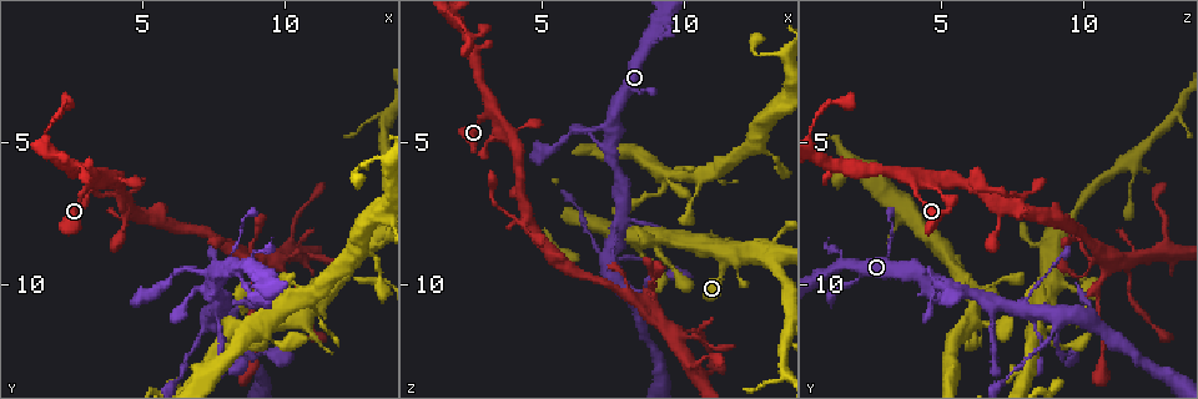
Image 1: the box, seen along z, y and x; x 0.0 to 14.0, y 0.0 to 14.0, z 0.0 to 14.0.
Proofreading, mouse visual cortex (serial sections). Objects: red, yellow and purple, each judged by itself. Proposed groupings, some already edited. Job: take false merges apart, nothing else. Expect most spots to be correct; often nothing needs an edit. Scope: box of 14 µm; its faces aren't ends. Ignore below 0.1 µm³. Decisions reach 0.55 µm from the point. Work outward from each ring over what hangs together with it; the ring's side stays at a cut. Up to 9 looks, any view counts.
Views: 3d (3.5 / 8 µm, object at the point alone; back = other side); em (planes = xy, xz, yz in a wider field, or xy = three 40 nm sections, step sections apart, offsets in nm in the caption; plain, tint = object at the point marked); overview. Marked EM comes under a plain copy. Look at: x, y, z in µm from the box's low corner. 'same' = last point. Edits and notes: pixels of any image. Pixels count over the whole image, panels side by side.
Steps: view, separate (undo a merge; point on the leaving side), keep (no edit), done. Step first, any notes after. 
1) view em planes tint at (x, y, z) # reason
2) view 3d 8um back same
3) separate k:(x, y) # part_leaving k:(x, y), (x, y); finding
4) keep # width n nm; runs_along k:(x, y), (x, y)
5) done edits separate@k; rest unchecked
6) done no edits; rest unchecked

view 3d 3.5um at (3.2, 6.4, 4.0) # a fork

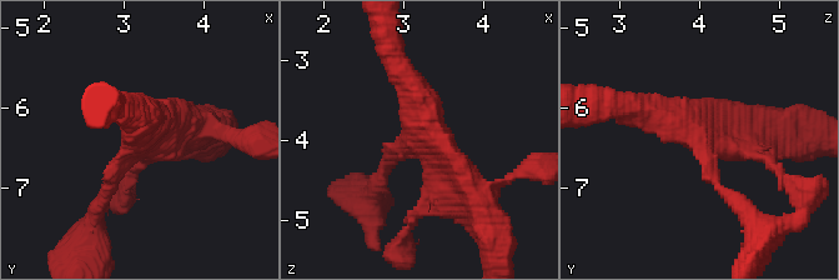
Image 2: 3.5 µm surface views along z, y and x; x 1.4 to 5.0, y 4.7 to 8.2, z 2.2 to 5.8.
view em xy step 5 tint at (3.20, 6.45, 4.00) # now the EM

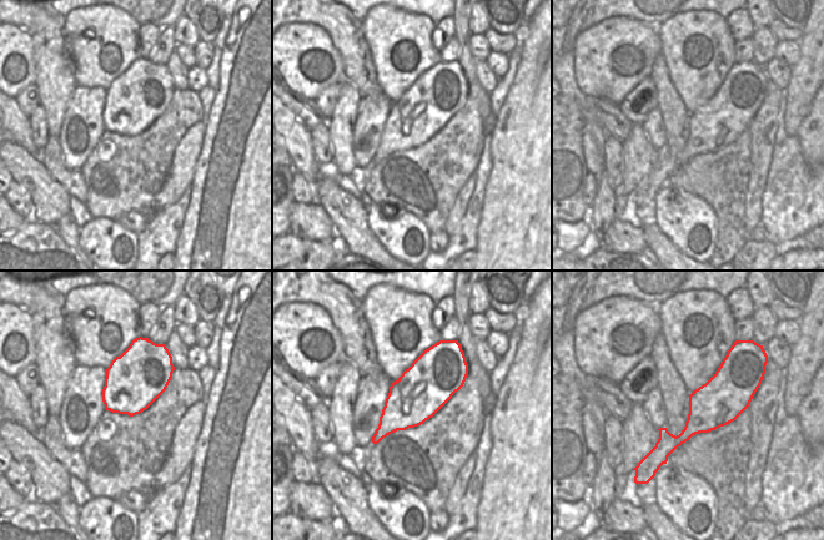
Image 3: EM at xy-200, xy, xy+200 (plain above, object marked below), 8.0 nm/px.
keep # runs_along 2:(100, 201), (142, 136), (200, 129); all the same cell

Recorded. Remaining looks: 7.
view 3d 3.5um at (4.4, 7.2, 7.7) # two arms in line, one across

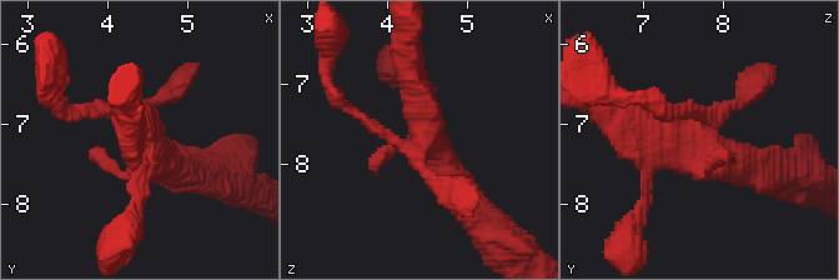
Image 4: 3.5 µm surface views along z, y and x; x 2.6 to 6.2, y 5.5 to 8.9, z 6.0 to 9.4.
view em xy step 5 tint at (4.50, 7.25, 7.70) # shape alone is not enough

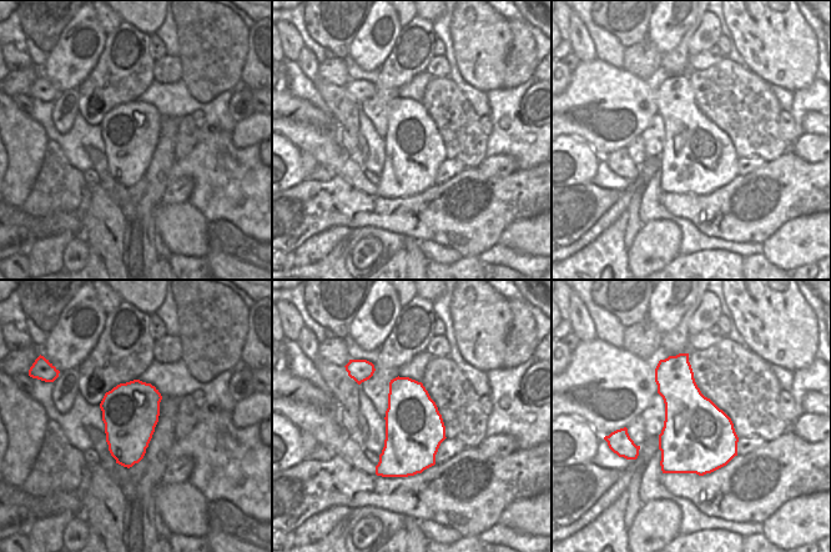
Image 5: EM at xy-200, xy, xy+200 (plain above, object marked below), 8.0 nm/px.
view em xy step 1 tint same

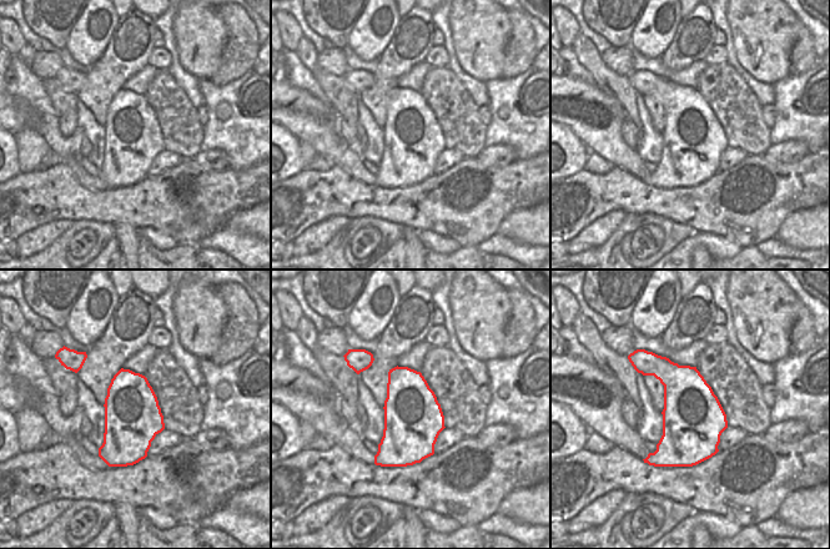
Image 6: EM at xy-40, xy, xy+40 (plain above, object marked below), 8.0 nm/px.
keep # runs_along 4:(407, 69), (430, 155), (461, 200); continuous, no second cell

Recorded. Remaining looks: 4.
view 3d 3.5um back at (7.5, 11.3, 9.3) # small branch off a trunk

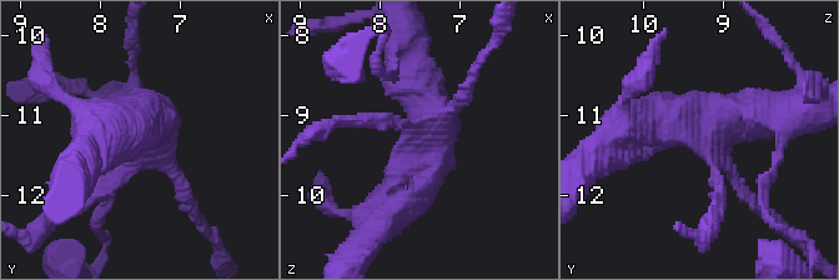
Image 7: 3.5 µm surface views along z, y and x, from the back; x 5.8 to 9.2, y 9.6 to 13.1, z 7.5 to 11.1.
view em xy step 5 tint at (7.45, 11.35, 9.20) # arms 4; arm_widths 150, 200, 500, 600 nm; need the tissue

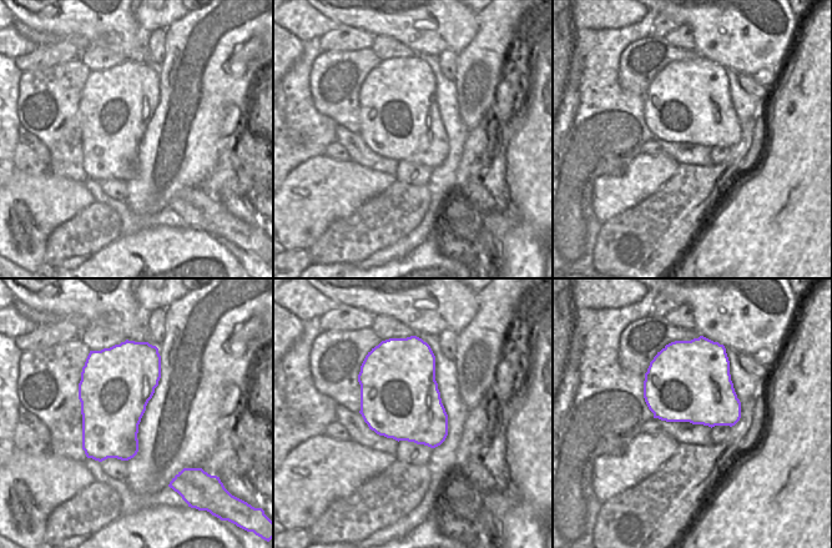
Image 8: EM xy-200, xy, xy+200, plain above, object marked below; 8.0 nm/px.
keep # runs_along 7:(411, 53), (430, 149), (395, 206); all the same cell

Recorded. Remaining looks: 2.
view 3d 3.5um at (10.2, 9.7, 11.7) # thick turns thin

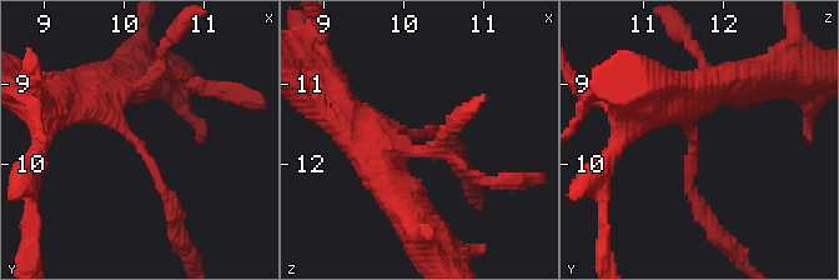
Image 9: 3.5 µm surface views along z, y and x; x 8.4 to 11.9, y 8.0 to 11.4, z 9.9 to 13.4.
view em xy step 3 tint at (10.20, 9.75, 11.65) # arm_widths 150, 450 nm; need the tissue

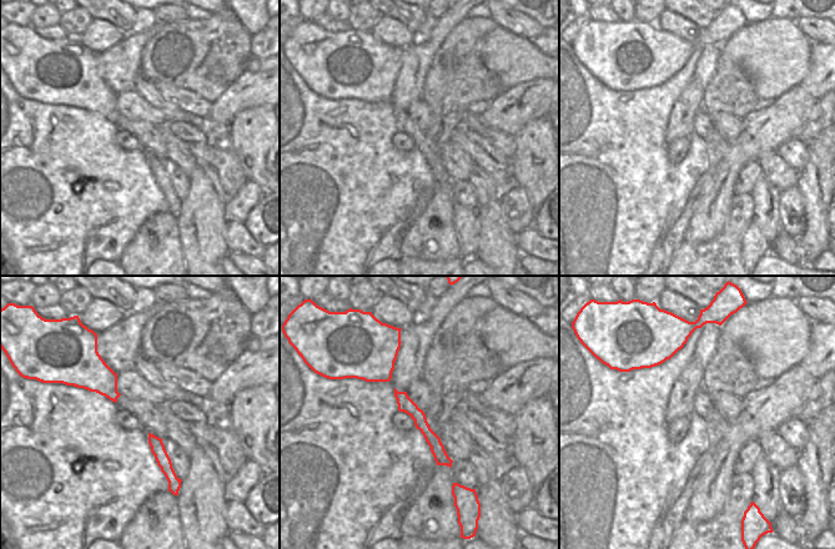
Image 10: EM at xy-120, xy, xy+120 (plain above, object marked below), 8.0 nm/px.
keep # width 130 nm; runs_along 10:(398, 394), (448, 462); one cell here

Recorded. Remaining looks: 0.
done no edits; rest unchecked

